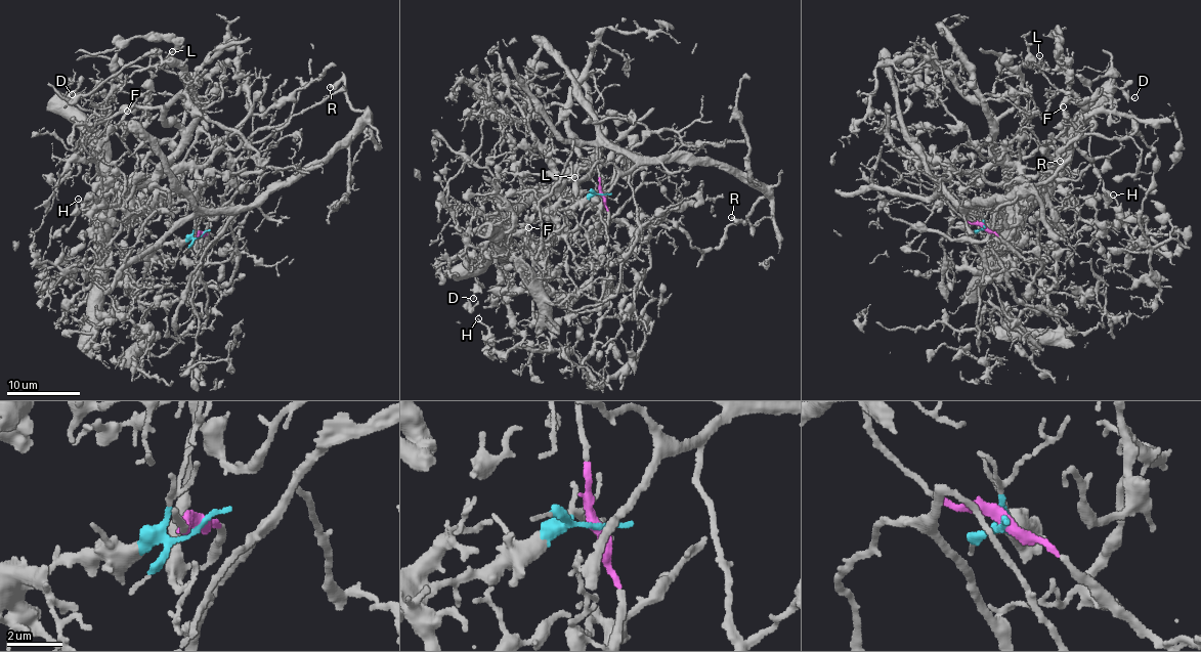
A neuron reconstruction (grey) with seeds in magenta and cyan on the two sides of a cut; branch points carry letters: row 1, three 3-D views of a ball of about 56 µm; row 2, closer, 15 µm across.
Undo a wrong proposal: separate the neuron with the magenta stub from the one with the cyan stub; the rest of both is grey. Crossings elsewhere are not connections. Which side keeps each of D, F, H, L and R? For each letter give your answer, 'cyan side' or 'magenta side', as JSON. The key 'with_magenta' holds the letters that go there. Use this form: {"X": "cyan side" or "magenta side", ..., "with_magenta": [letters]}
{"D": "cyan side", "F": "cyan side", "H": "cyan side", "L": "cyan side", "R": "magenta side", "with_magenta": ["R"]}

